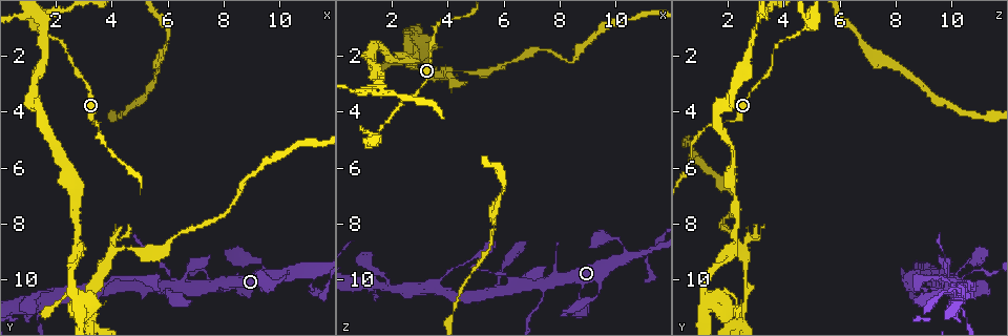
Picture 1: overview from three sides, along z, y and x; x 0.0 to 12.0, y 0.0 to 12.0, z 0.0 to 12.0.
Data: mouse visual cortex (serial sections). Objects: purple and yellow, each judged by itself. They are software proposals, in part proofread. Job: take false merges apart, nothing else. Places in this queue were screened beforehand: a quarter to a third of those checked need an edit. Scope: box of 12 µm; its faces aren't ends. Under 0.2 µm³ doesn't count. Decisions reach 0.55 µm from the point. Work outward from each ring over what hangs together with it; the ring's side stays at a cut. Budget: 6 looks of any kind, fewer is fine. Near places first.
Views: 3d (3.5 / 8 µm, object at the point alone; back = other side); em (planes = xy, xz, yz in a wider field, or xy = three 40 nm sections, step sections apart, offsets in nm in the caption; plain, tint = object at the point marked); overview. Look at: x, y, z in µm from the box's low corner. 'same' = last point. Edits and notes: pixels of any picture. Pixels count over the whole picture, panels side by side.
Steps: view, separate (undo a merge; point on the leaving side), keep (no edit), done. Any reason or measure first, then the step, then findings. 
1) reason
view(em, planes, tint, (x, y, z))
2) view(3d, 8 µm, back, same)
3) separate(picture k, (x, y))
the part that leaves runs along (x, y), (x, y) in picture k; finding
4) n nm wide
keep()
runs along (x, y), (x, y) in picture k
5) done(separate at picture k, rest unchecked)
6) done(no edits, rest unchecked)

thin neck
view(3d, 3.5 µm, back, (2.5, 1.9, 3.6))

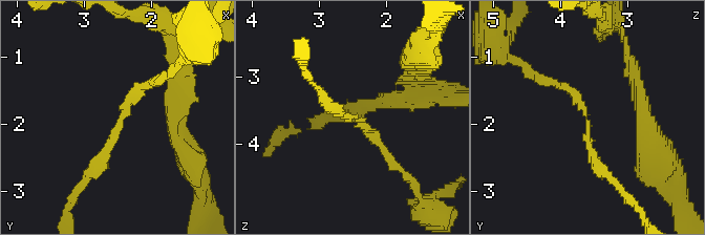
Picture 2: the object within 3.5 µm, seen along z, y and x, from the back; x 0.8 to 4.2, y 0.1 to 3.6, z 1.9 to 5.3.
view(em, planes, tint, (2.50, 1.95, 3.60))

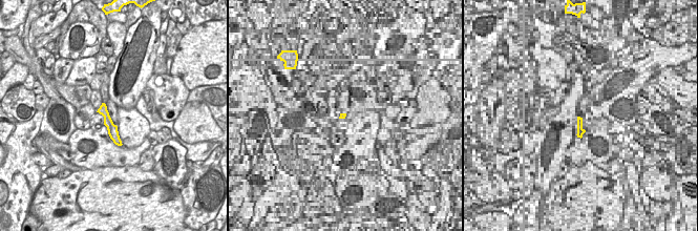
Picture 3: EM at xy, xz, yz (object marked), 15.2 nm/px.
view(em, xy, step 5, tint, same)

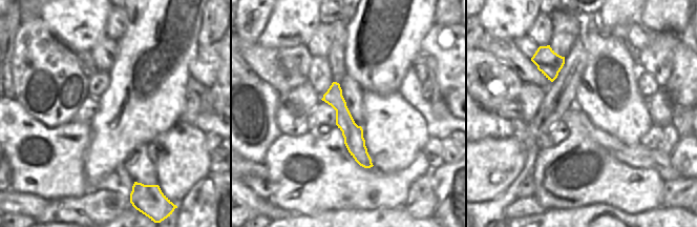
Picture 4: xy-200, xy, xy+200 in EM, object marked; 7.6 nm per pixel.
keep()
runs along (87, 175), (125, 104), (154, 81) in picture 2; one cell here

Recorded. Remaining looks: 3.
view(3d, 3.5 µm, back, (1.3, 0.8, 4.9))

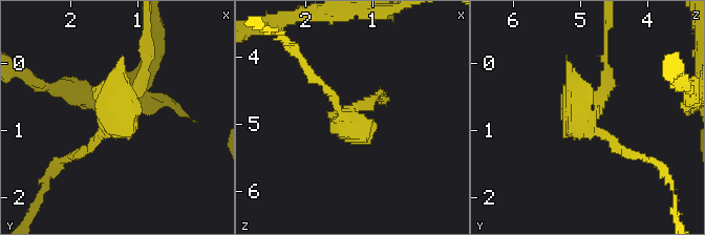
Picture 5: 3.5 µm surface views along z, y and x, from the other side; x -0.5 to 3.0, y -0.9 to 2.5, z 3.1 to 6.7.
view(em, xy, step 5, tint, (1.40, 0.80, 4.90))

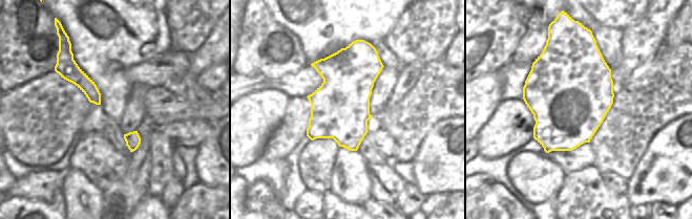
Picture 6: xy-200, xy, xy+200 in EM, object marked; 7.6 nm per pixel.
separate(picture 5, (143, 81))
the part that leaves runs along (595, 113), (603, 65) in picture 5; two cells meet here

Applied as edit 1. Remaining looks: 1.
done(separate at picture 5, rest unchecked)

